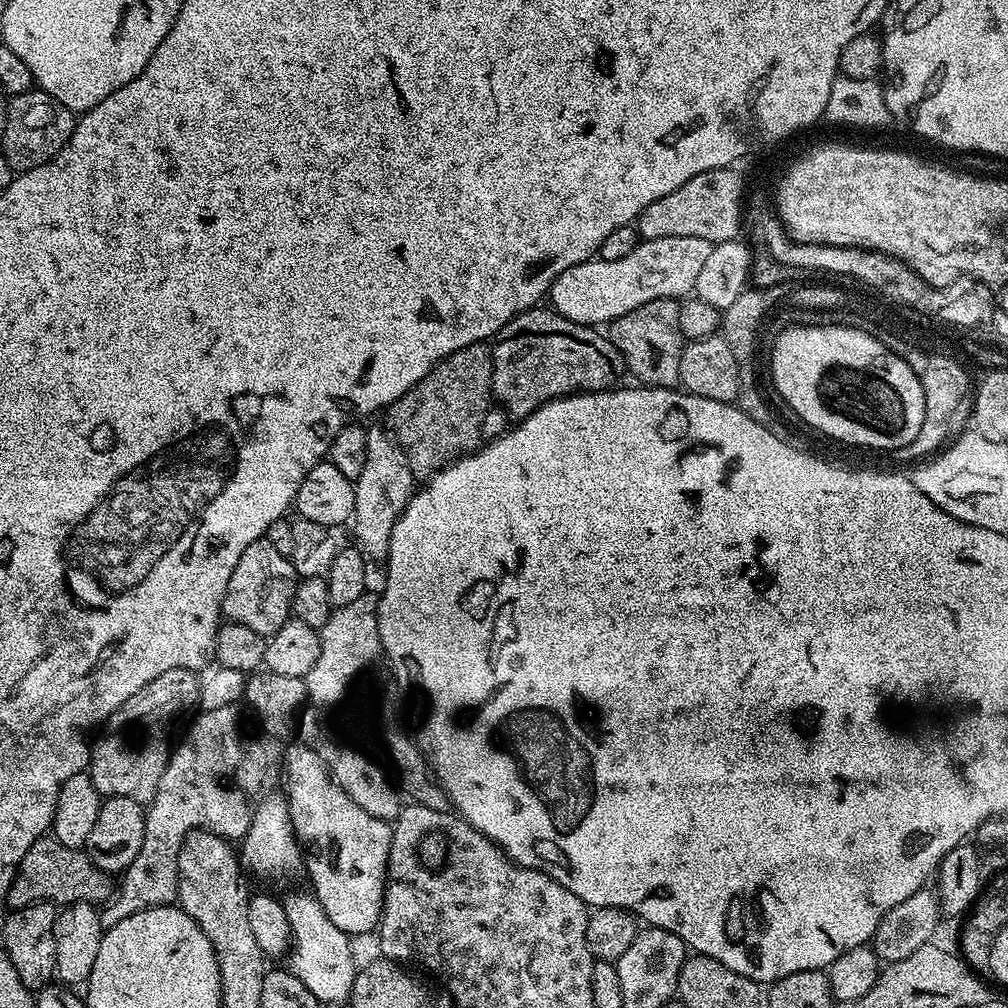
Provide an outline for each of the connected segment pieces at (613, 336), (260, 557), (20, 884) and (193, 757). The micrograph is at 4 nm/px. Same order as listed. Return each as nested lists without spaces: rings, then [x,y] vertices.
[[[675,299],[655,300],[622,314],[622,318],[607,325],[606,335],[624,359],[624,367],[637,376],[641,385],[649,388],[676,388],[680,384],[679,360],[686,345],[686,337],[680,333],[682,308]]]
[[[267,538],[250,542],[250,546],[242,550],[242,558],[238,558],[234,574],[230,574],[222,605],[223,615],[233,624],[250,626],[254,634],[262,634],[266,638],[273,636],[293,615],[292,600],[297,583],[298,577],[289,557],[278,554]]]
[[[45,834],[26,850],[22,862],[16,867],[16,877],[12,880],[6,904],[12,910],[43,903],[65,906],[86,902],[96,906],[109,899],[114,888],[112,880],[109,873],[94,866],[87,851],[62,846],[55,836]]]
[[[230,705],[220,706],[218,709],[203,709],[199,713],[201,716],[189,726],[180,744],[173,747],[158,782],[157,792],[145,811],[142,847],[130,866],[125,868],[113,896],[99,911],[104,930],[113,928],[130,914],[160,905],[173,905],[177,901],[178,854],[185,837],[192,829],[207,828],[227,840],[240,840],[246,835],[254,811],[252,796],[263,793],[266,774],[279,769],[282,752],[277,748],[279,745],[267,737],[261,736],[262,738],[253,741],[248,735],[243,735],[240,730],[240,716],[236,711]]]

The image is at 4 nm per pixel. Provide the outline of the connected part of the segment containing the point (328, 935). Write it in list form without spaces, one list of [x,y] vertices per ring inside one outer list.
[[[296,892],[282,900],[292,931],[287,967],[321,1005],[340,1004],[343,1000],[345,1003],[352,995],[352,983],[358,971],[358,963],[352,957],[353,941],[347,932],[338,930],[338,926],[326,918],[326,910],[322,910],[315,895],[305,892]]]

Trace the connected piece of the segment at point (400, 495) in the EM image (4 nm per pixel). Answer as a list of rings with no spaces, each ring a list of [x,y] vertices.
[[[369,427],[366,434],[366,462],[362,465],[362,474],[358,474],[358,478],[354,481],[356,497],[354,523],[351,525],[352,532],[356,535],[355,543],[372,562],[387,561],[394,522],[400,520],[400,515],[404,512],[404,507],[408,505],[408,499],[414,491],[414,477],[406,454],[397,444],[392,433],[383,427],[380,428]]]

